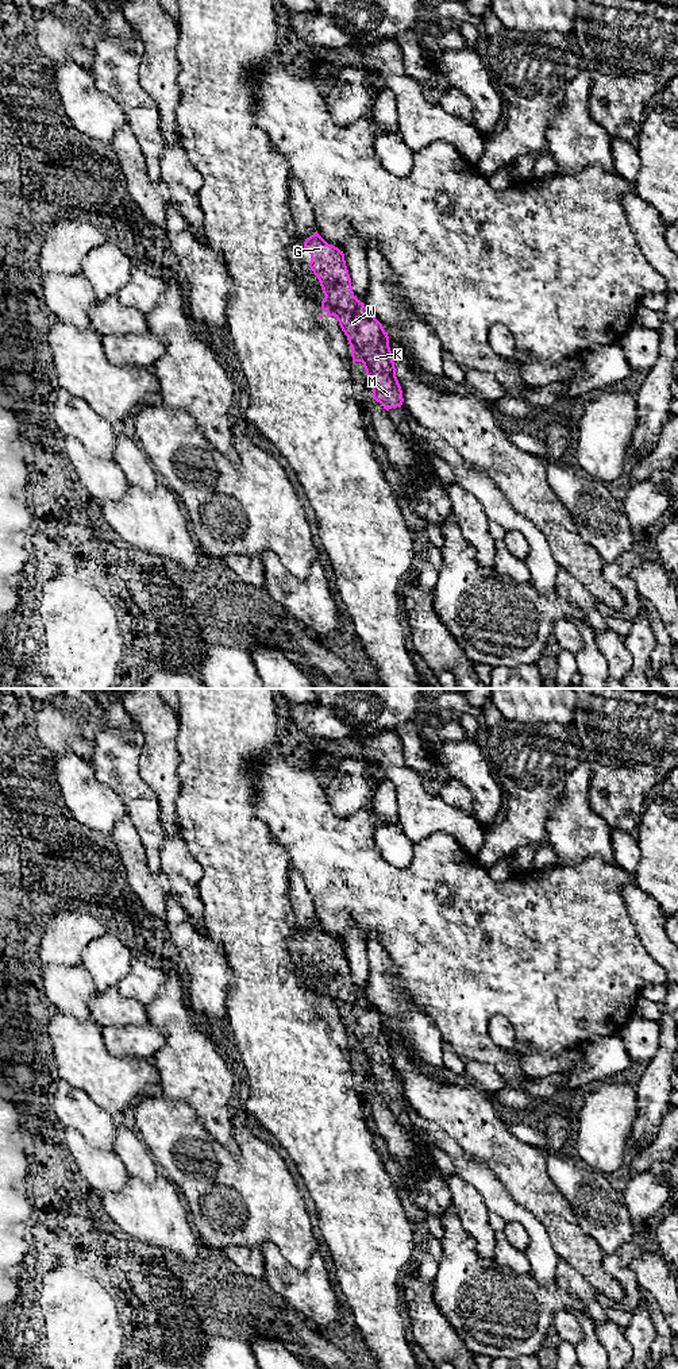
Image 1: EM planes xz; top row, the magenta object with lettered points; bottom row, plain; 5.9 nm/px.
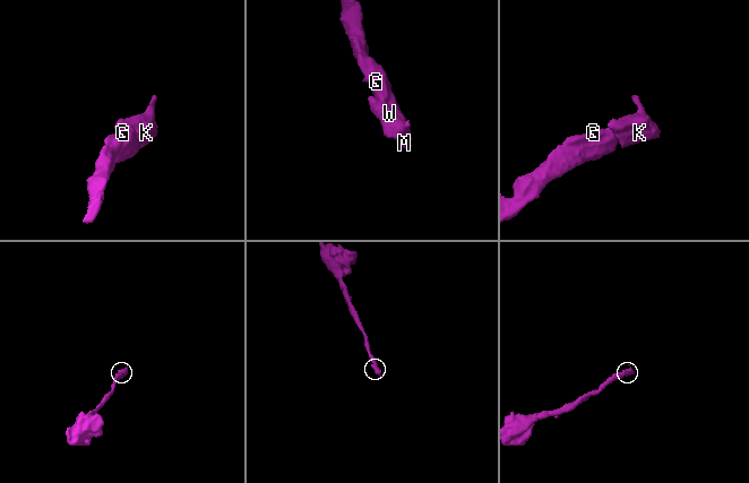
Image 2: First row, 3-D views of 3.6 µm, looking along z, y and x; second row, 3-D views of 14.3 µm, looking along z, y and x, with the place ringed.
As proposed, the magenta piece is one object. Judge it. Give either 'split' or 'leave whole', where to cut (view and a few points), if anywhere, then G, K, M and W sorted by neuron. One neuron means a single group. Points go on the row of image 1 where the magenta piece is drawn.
leave whole | no cut | G K M W

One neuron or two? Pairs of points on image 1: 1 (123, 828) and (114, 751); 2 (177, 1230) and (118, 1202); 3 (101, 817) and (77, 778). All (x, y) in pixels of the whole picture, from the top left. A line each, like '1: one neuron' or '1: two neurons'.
1: two neurons
2: one neuron
3: one neuron

